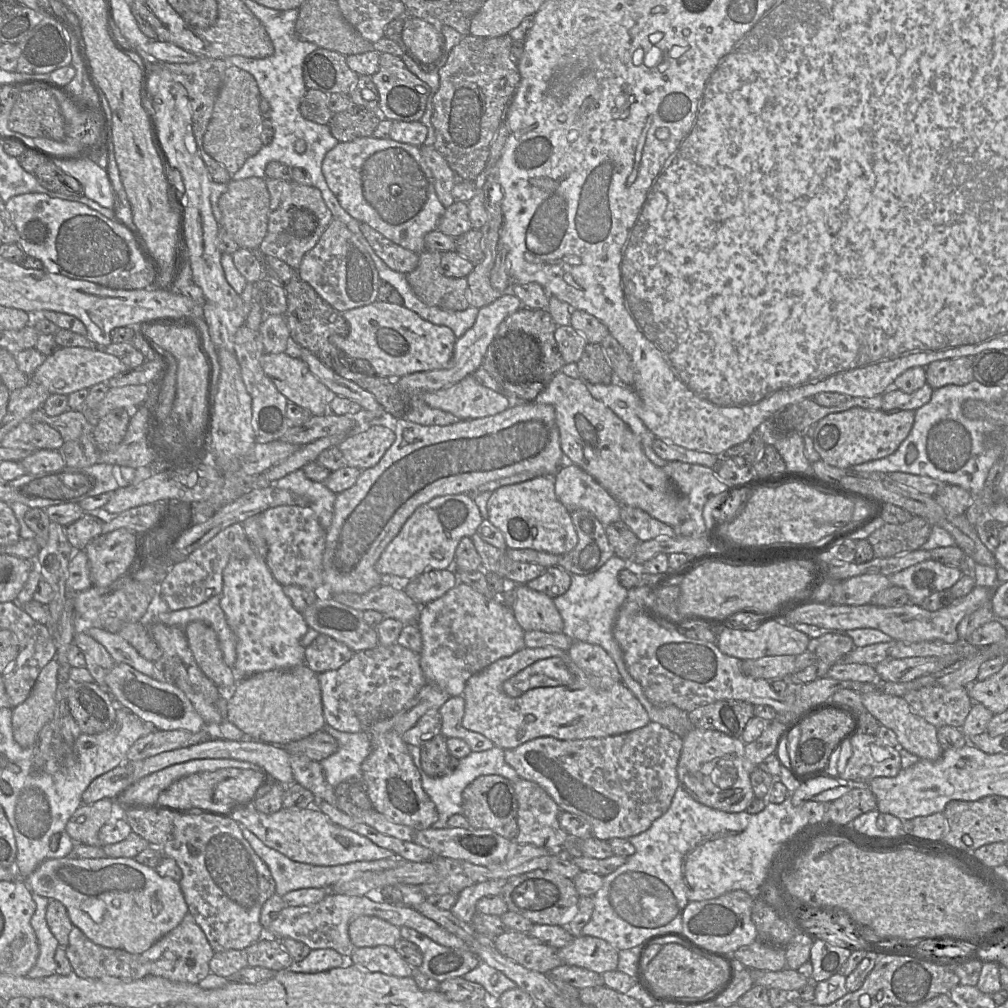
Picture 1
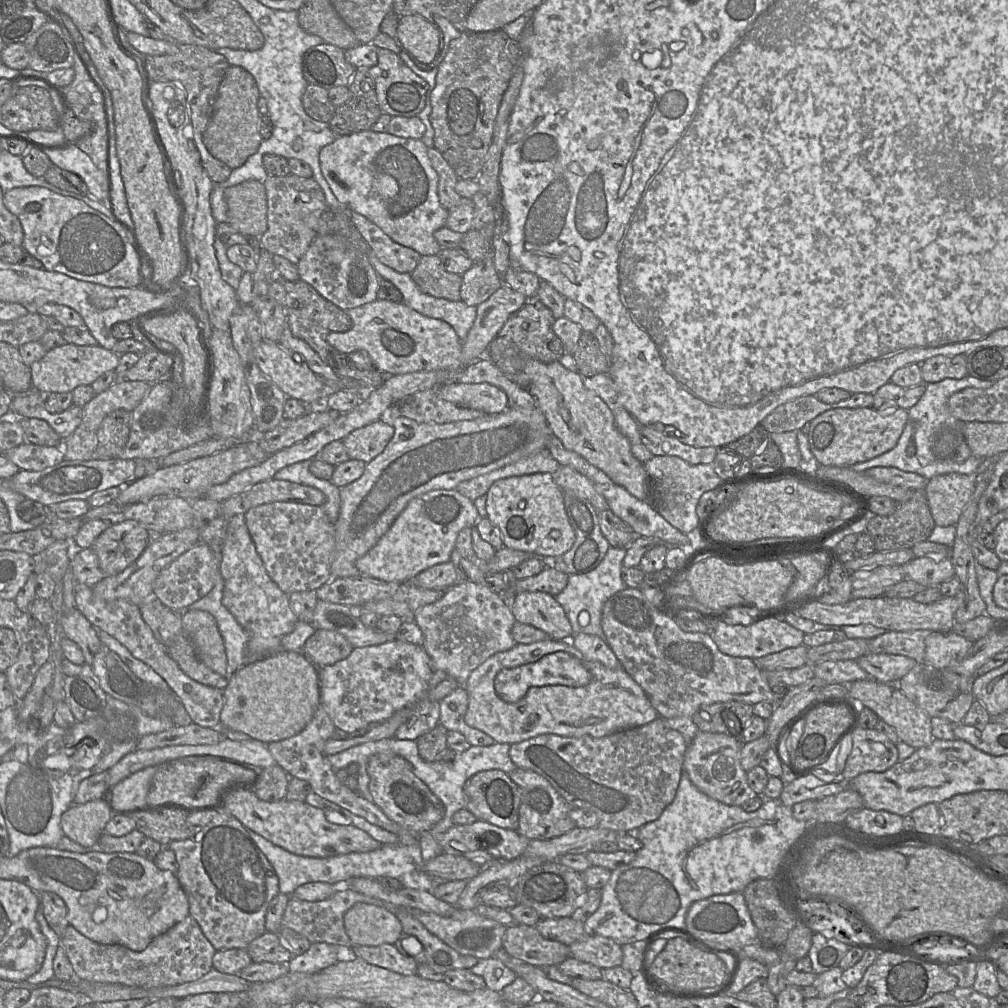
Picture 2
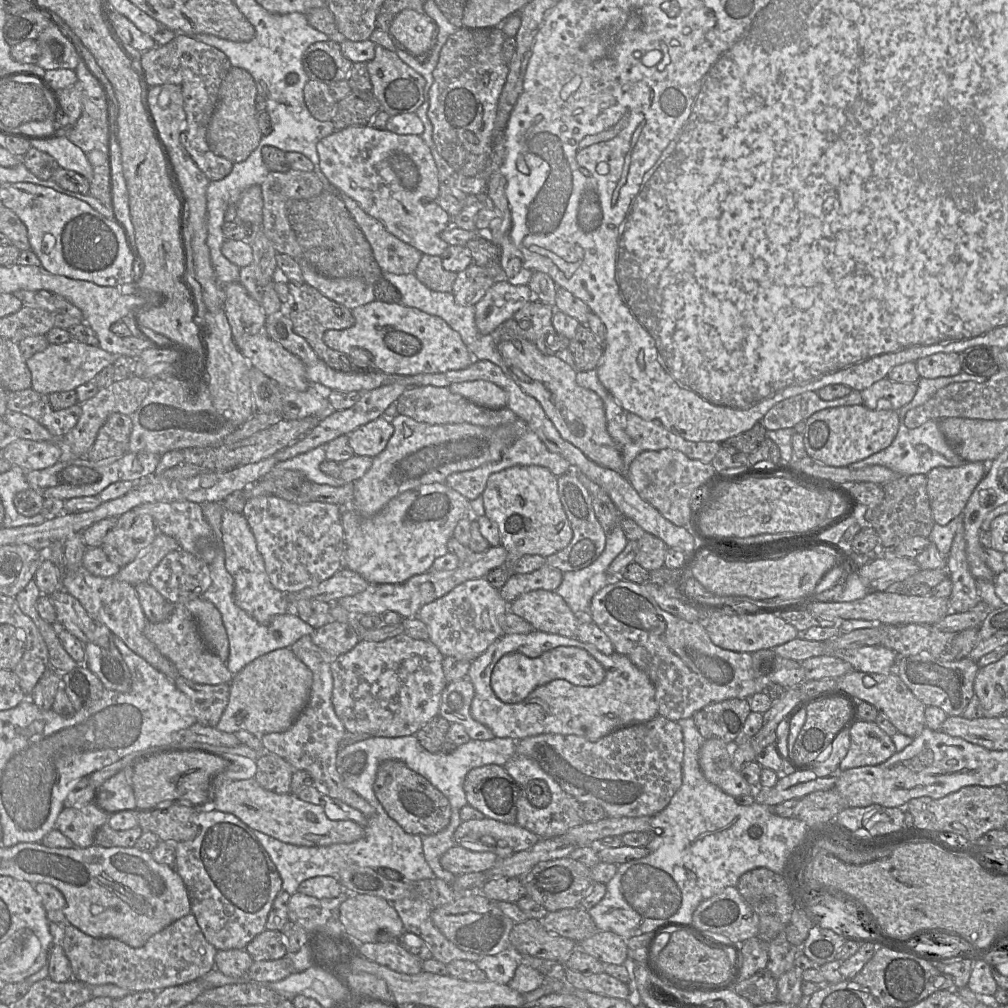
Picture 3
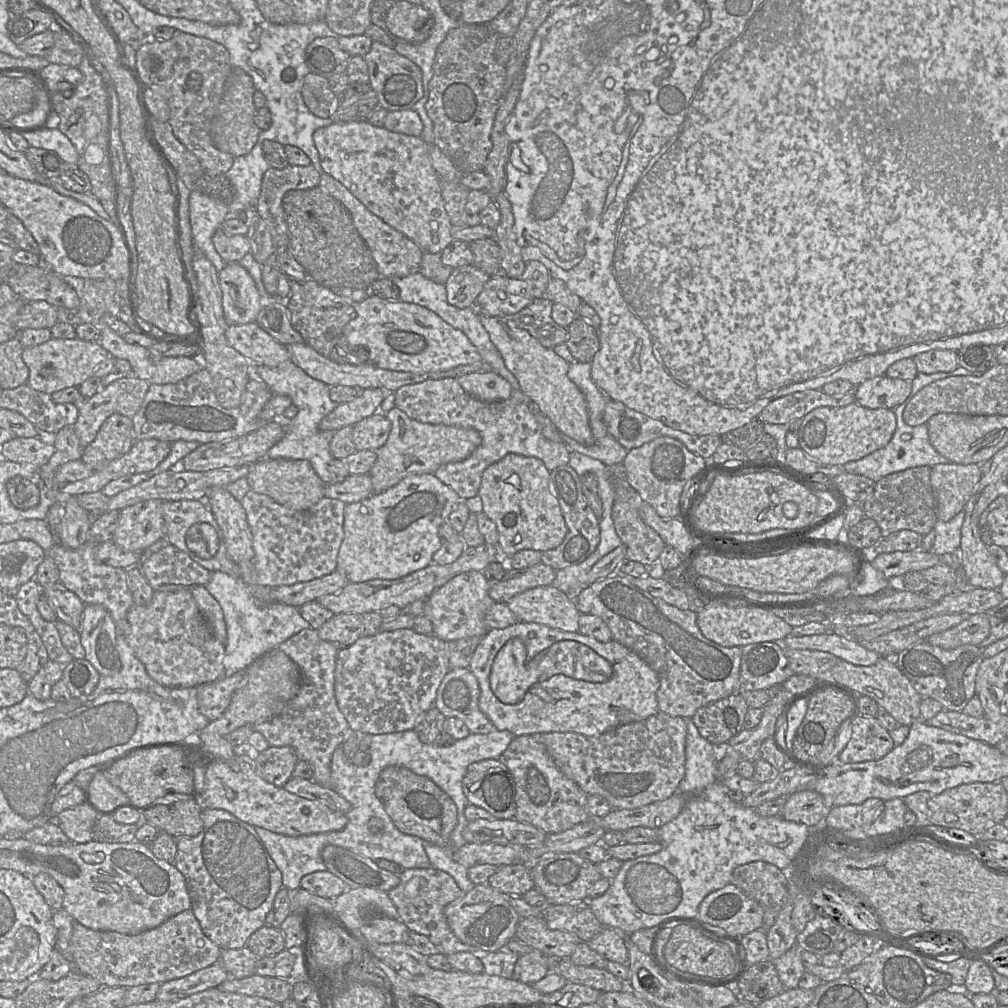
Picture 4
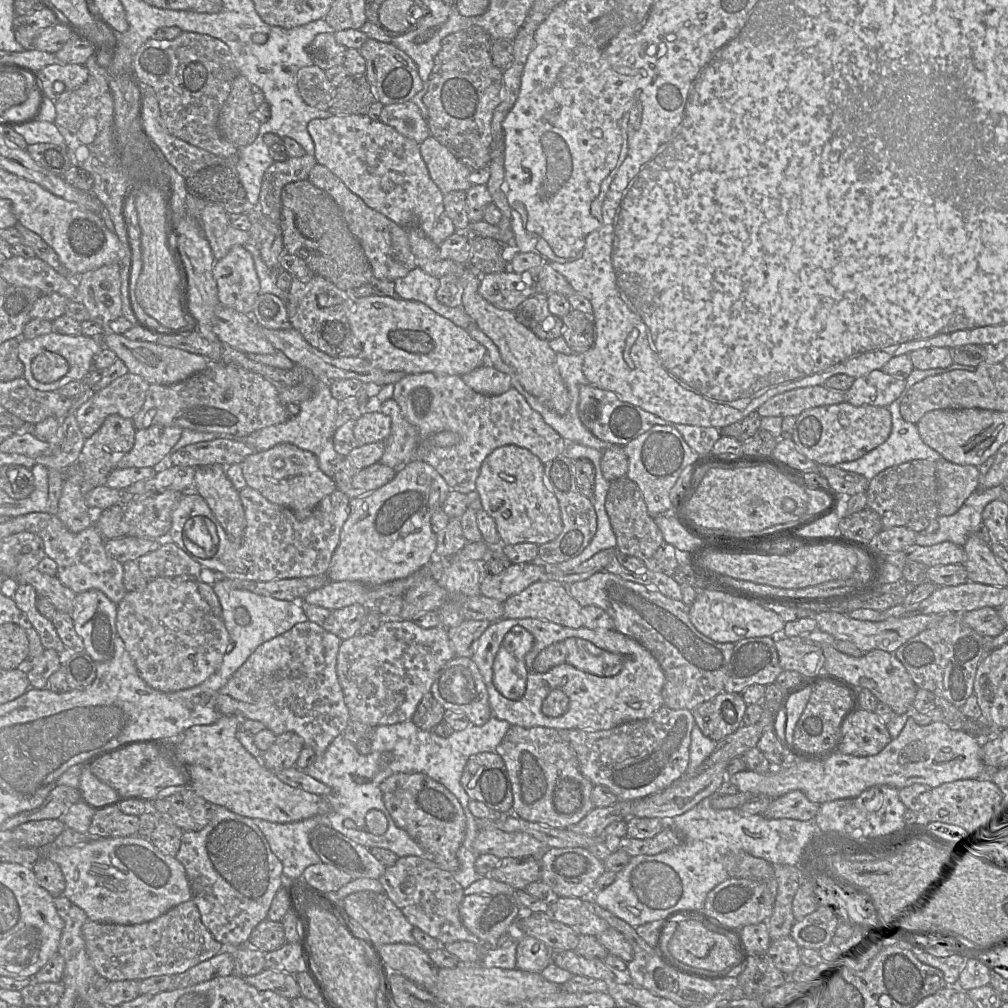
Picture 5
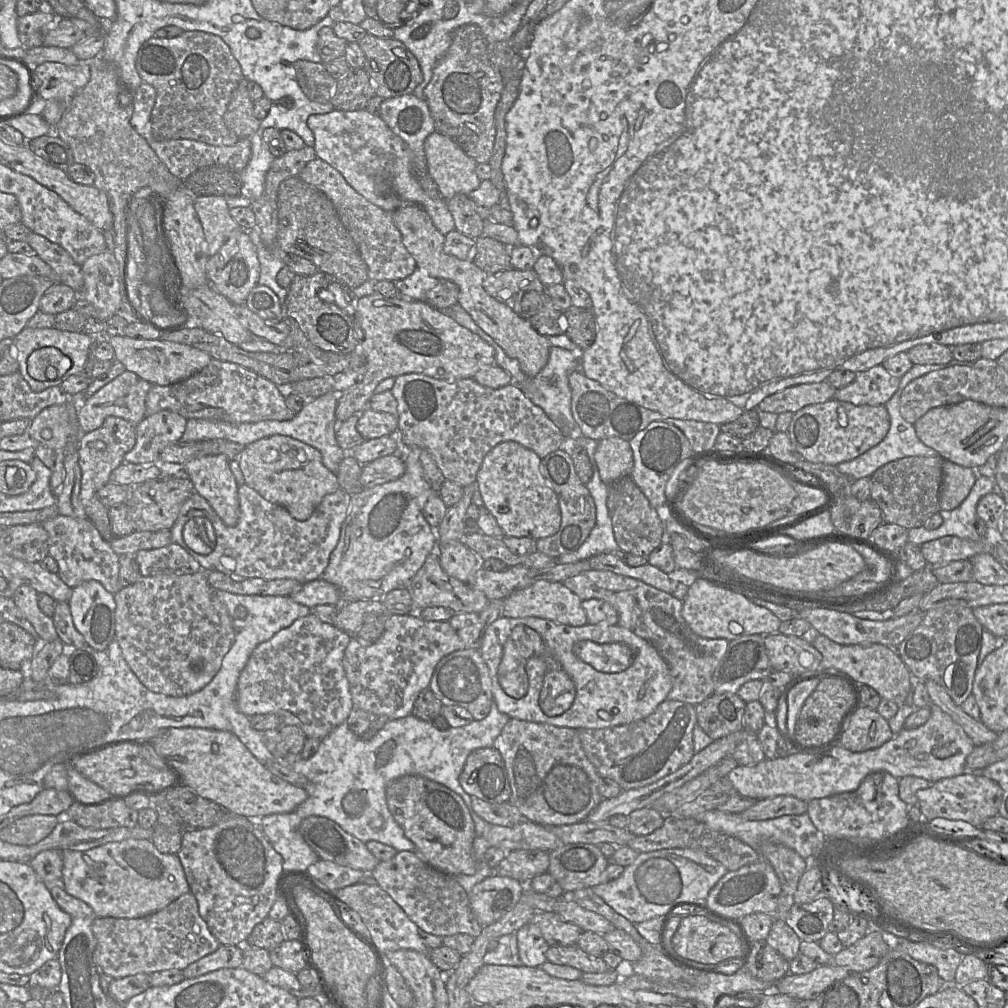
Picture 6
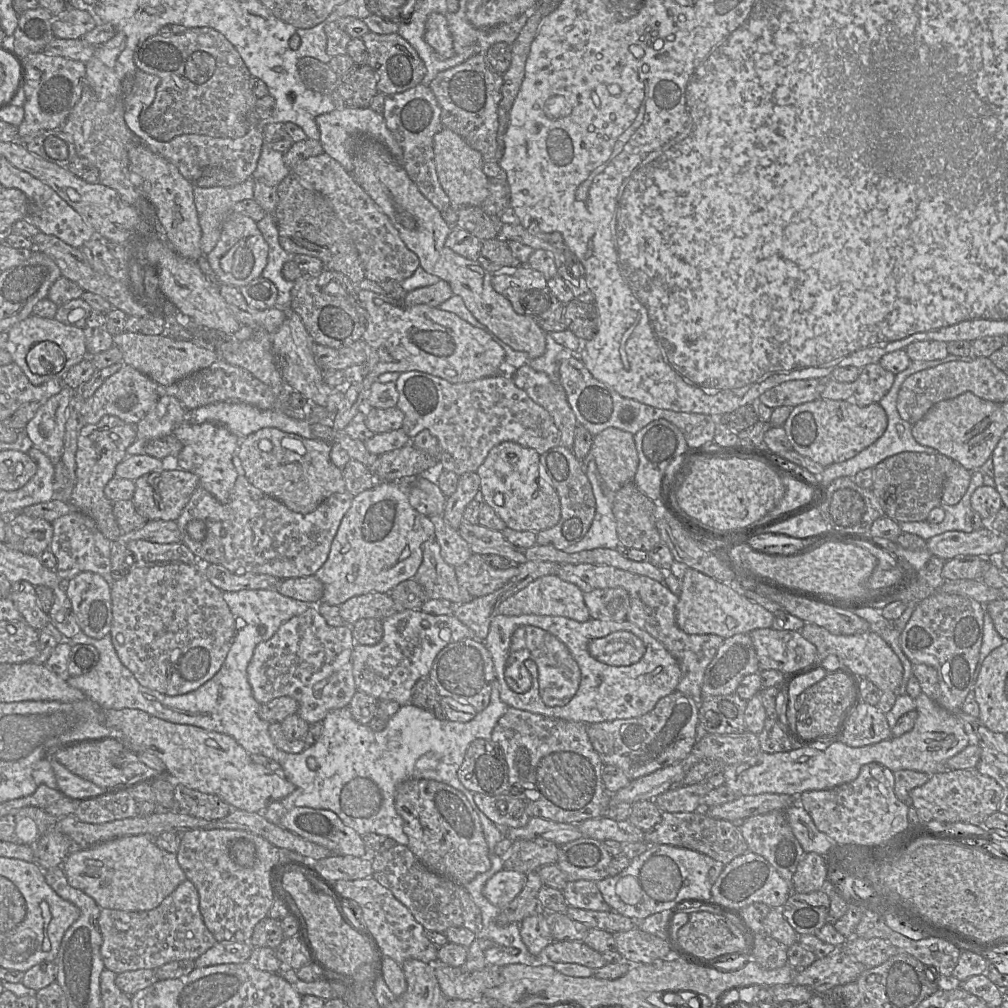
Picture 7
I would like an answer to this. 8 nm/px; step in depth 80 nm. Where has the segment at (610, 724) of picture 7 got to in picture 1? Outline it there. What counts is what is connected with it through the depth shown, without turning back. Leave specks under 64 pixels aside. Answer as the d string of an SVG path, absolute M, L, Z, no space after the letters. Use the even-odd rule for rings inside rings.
M650 721L650 723L648 723L646 726L634 731L603 738L559 740L550 736L538 737L521 744L516 748L505 750L504 759L506 763L517 772L520 778L535 782L541 786L558 805L561 812L569 812L582 817L591 826L593 837L608 841L612 838L628 839L646 831L657 818L659 818L667 811L674 797L676 789L680 785L677 776L677 766L680 754L682 752L682 747L683 738L662 726L661 724Z

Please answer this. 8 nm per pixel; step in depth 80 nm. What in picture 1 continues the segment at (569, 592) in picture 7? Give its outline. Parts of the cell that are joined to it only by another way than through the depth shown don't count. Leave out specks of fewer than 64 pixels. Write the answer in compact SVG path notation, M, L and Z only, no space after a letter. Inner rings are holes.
M526 585L516 586L512 612L524 631L563 632L564 622L553 599Z

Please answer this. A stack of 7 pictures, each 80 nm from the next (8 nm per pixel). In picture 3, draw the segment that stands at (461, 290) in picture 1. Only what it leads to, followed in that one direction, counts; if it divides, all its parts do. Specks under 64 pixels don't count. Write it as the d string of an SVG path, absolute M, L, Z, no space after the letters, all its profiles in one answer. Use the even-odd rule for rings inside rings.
M423 254L416 268L415 276L429 289L436 292L452 293L457 277L456 272L446 270L441 256Z

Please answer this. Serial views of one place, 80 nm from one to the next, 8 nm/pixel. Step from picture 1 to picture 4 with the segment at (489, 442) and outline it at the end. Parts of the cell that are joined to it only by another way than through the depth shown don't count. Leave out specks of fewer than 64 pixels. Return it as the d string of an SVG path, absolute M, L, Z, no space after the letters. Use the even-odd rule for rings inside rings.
M396 406L387 412L386 417L391 422L391 432L384 446L377 450L377 459L369 472L373 494L386 491L409 475L434 474L442 465L466 459L481 444L480 433L472 428L421 423L409 418Z

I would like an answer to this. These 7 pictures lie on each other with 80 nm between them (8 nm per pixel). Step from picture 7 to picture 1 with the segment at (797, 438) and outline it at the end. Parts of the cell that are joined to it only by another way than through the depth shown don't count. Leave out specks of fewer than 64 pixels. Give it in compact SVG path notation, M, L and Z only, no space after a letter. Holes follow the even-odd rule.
M852 407L831 413L812 426L814 449L821 460L838 468L850 468L892 454L904 441L914 423L915 411L884 412Z

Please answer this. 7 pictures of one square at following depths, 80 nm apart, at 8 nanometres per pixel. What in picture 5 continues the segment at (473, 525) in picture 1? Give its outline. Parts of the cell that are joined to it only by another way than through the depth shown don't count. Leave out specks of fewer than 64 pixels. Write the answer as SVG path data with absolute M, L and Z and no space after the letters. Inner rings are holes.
M414 460L384 486L350 499L349 515L341 529L340 542L325 574L330 582L353 581L376 586L406 578L428 564L434 558L437 546L431 517L443 508L450 490L445 479L431 465L423 460Z

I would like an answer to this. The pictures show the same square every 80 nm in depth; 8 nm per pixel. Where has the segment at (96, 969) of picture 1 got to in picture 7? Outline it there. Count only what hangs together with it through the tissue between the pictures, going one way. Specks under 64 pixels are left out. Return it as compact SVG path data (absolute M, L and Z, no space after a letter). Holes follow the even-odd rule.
M189 879L152 910L102 908L98 924L102 935L101 956L104 967L116 974L138 969L156 970L172 961L196 960L217 943L204 923L199 909L199 893Z

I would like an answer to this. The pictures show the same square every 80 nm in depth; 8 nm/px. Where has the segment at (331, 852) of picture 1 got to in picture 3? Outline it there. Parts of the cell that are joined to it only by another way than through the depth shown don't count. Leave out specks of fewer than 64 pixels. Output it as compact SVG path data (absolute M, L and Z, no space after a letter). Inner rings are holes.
M222 774L211 785L209 808L231 813L253 830L296 846L329 846L352 843L364 836L364 827L354 821L330 820L324 808L299 799L291 793L277 794L261 787L255 778L230 779Z

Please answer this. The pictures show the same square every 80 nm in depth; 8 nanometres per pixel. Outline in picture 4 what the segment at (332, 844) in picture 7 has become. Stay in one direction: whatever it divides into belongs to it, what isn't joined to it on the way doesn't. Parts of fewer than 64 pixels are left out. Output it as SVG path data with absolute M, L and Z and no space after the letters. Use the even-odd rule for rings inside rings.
M326 845L321 851L327 870L350 888L370 887L388 892L399 883L399 874L380 868L377 863L350 849Z

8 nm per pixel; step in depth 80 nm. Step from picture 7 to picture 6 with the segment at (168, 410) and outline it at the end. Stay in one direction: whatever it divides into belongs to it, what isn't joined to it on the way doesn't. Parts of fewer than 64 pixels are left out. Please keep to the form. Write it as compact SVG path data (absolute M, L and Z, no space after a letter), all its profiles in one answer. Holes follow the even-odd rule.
M162 410L145 416L136 424L136 443L125 454L124 462L144 464L155 462L162 450L181 439L187 419L178 413Z

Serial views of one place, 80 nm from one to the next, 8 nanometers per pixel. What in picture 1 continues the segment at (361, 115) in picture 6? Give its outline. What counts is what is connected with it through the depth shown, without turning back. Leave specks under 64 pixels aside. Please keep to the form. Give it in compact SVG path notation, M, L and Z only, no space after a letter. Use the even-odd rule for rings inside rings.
M374 136L339 142L325 155L322 172L340 205L353 218L368 224L405 249L417 254L426 250L424 238L427 233L437 230L446 208L438 199L433 174L425 163L420 147Z

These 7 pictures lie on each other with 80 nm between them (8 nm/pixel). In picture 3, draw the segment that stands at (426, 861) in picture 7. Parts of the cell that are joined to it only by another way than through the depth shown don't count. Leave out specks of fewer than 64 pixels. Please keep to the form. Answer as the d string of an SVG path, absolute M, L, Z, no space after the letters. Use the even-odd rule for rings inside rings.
M389 759L379 764L373 790L386 813L409 834L433 835L450 822L451 805L446 796L401 760Z

